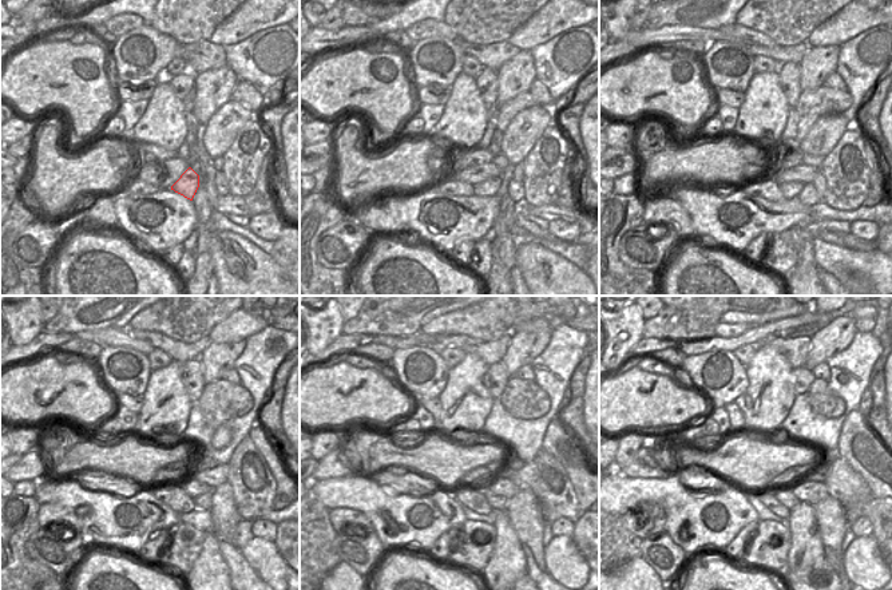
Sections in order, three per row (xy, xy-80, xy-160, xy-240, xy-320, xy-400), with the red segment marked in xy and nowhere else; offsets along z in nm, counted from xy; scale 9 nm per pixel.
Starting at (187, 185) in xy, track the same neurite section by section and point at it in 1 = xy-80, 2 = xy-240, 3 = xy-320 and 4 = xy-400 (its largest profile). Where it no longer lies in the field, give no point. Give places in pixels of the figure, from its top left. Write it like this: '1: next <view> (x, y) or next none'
1: next xy-80 (491, 186)
2: next xy-240 (194, 488)
3: next xy-320 (500, 486)
4: next xy-400 (804, 490)

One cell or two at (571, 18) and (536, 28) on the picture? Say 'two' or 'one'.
one

